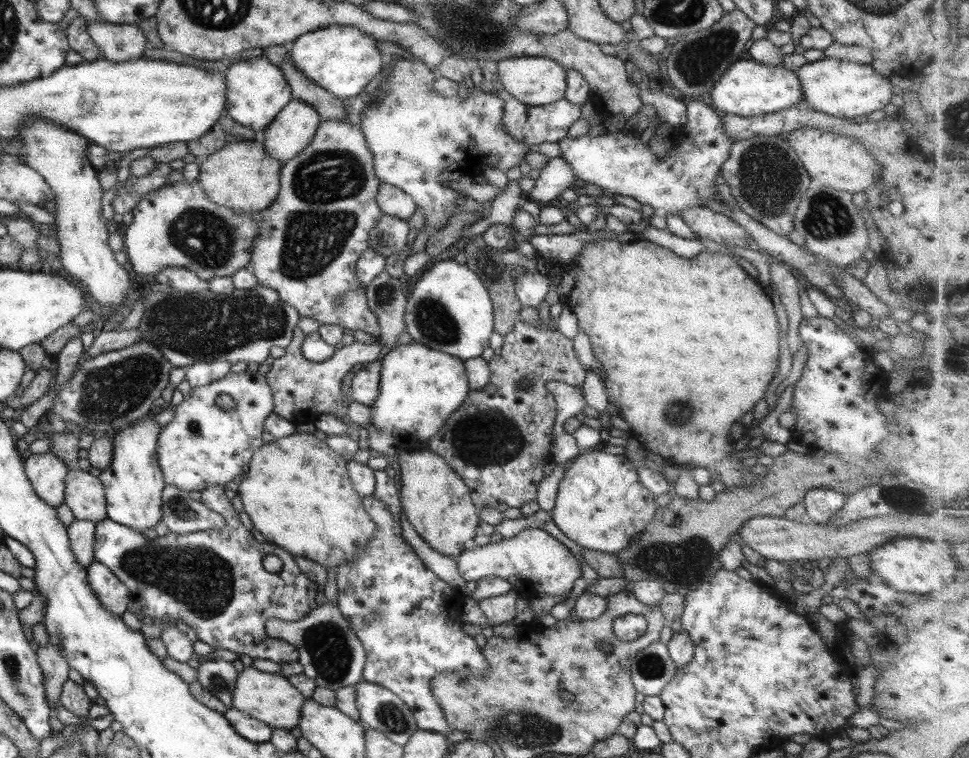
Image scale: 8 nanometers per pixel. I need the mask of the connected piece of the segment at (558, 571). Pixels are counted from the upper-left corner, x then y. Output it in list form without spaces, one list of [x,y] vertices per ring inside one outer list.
[[[540,526],[524,528],[513,538],[493,538],[483,546],[470,543],[455,559],[457,570],[465,583],[477,583],[481,578],[494,576],[507,581],[521,599],[528,601],[545,594],[554,598],[569,595],[573,581],[581,576],[583,570],[579,567],[579,557]]]

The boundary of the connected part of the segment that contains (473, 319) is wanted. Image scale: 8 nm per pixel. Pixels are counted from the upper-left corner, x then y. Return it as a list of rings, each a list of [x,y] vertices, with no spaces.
[[[453,259],[434,263],[421,275],[406,300],[403,322],[413,341],[462,361],[477,358],[488,347],[493,307],[485,285],[465,266]]]

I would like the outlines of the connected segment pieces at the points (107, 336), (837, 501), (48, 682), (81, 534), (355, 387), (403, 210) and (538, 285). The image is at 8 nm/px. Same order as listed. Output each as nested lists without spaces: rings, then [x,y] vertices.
[[[101,326],[101,333],[99,336],[95,337],[91,346],[80,354],[81,362],[104,352],[125,348],[139,341],[140,338],[141,334],[137,332],[137,328],[115,331],[106,326]]]
[[[819,487],[807,490],[802,502],[807,516],[813,523],[823,525],[823,522],[833,518],[833,514],[839,510],[844,503],[844,495],[829,488]]]
[[[48,642],[43,648],[39,647],[37,657],[41,669],[44,670],[45,699],[49,708],[55,710],[62,684],[68,679],[70,667],[64,662],[58,646],[54,646],[53,643]]]
[[[74,518],[66,527],[71,554],[77,560],[77,564],[85,569],[94,560],[93,542],[95,540],[95,524],[91,520],[77,520]]]
[[[380,358],[369,362],[351,378],[349,399],[369,407],[379,395]]]
[[[380,183],[376,194],[375,200],[382,214],[406,221],[416,211],[413,198],[389,184]]]
[[[523,272],[514,275],[515,296],[519,299],[521,306],[531,306],[537,310],[539,302],[544,300],[550,285],[547,275]]]

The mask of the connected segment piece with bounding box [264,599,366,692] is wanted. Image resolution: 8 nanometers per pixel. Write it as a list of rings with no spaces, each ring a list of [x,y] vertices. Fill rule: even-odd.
[[[325,600],[305,618],[296,622],[284,622],[271,618],[264,627],[265,635],[271,639],[285,640],[297,650],[297,663],[303,667],[302,674],[315,681],[316,686],[327,687],[333,692],[343,686],[355,685],[361,678],[366,655],[349,624],[343,619],[335,604]]]

